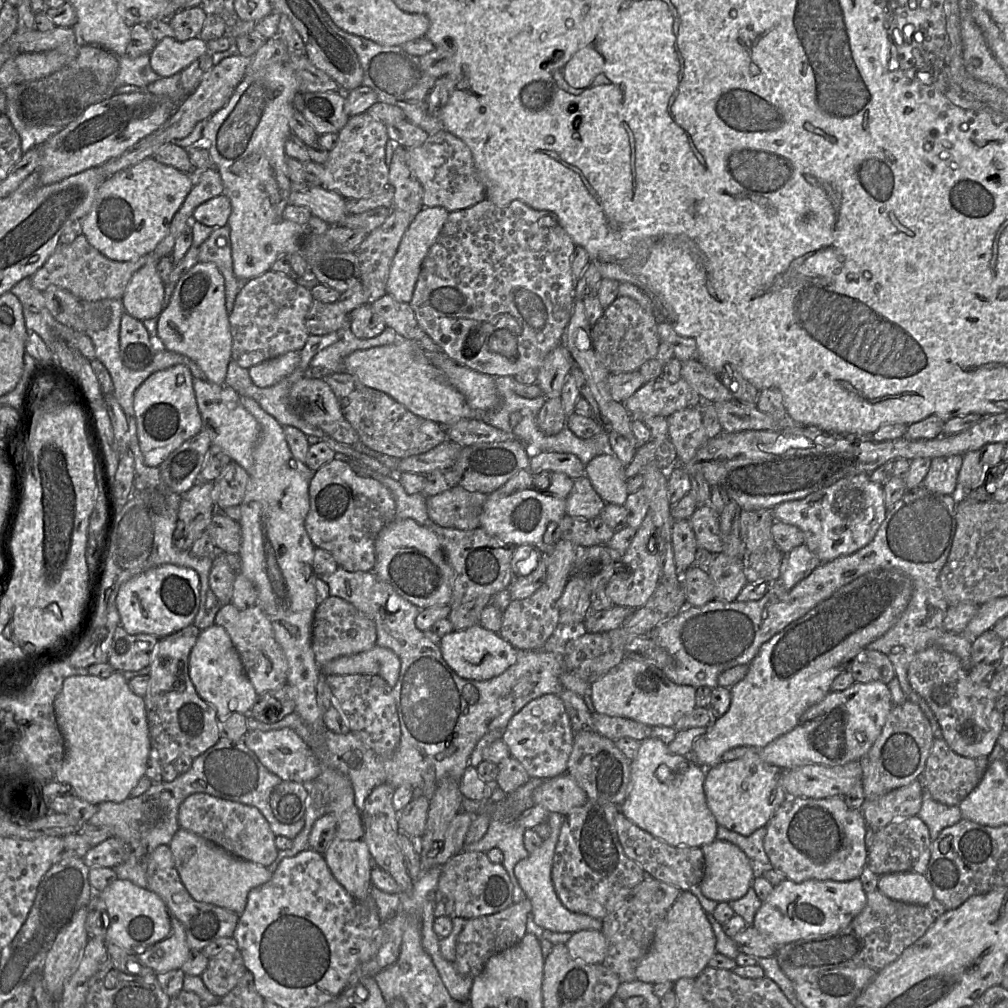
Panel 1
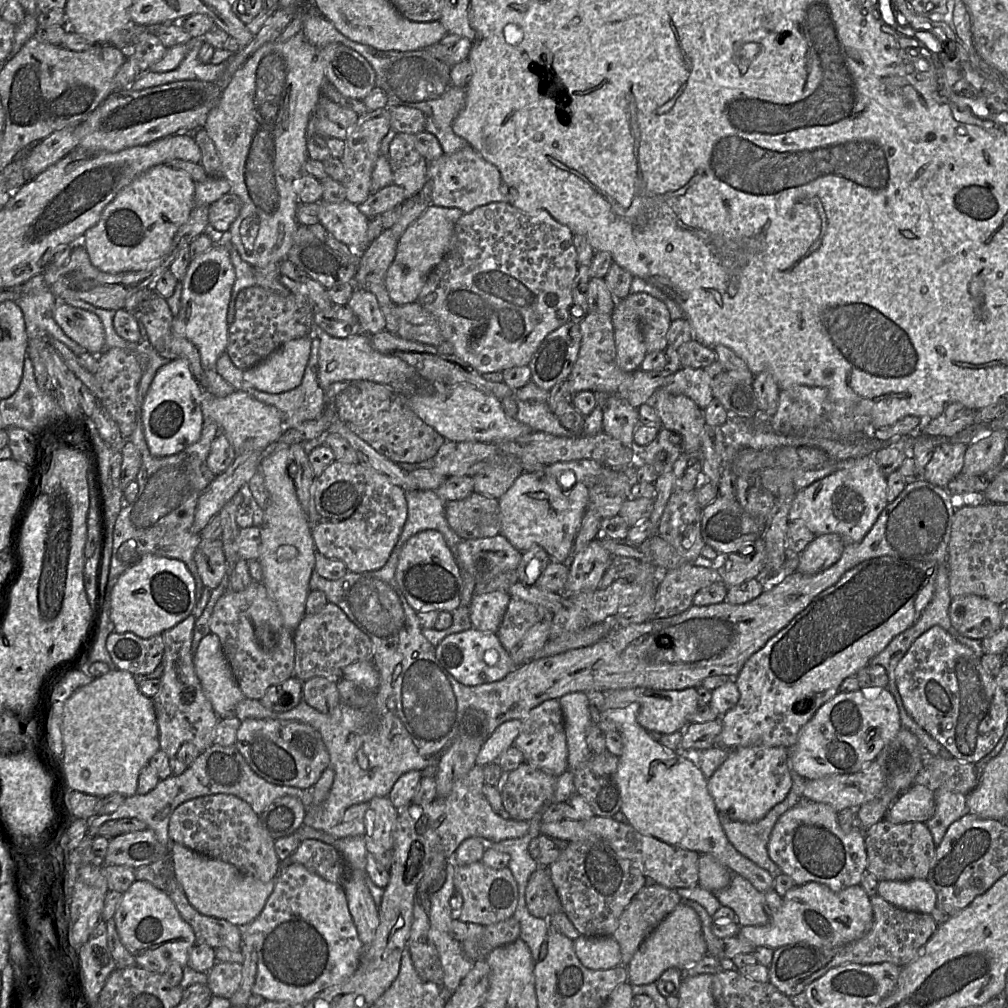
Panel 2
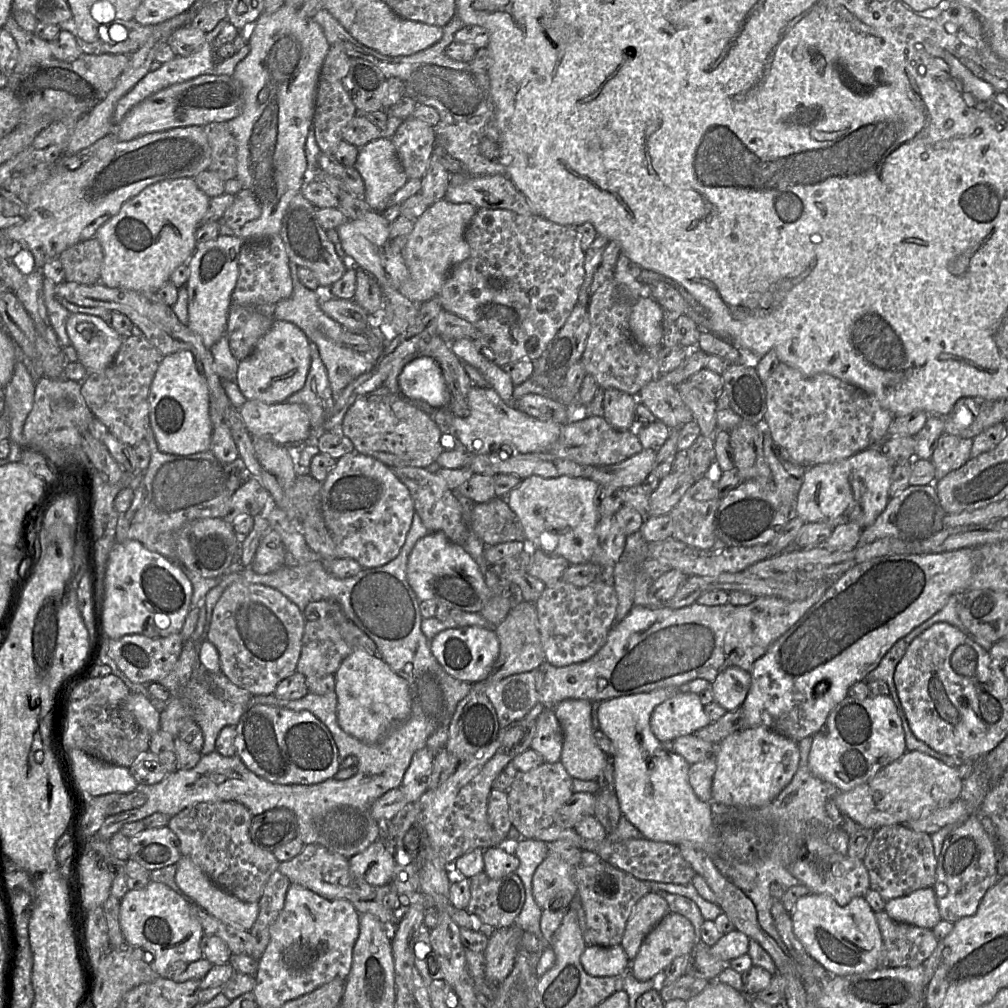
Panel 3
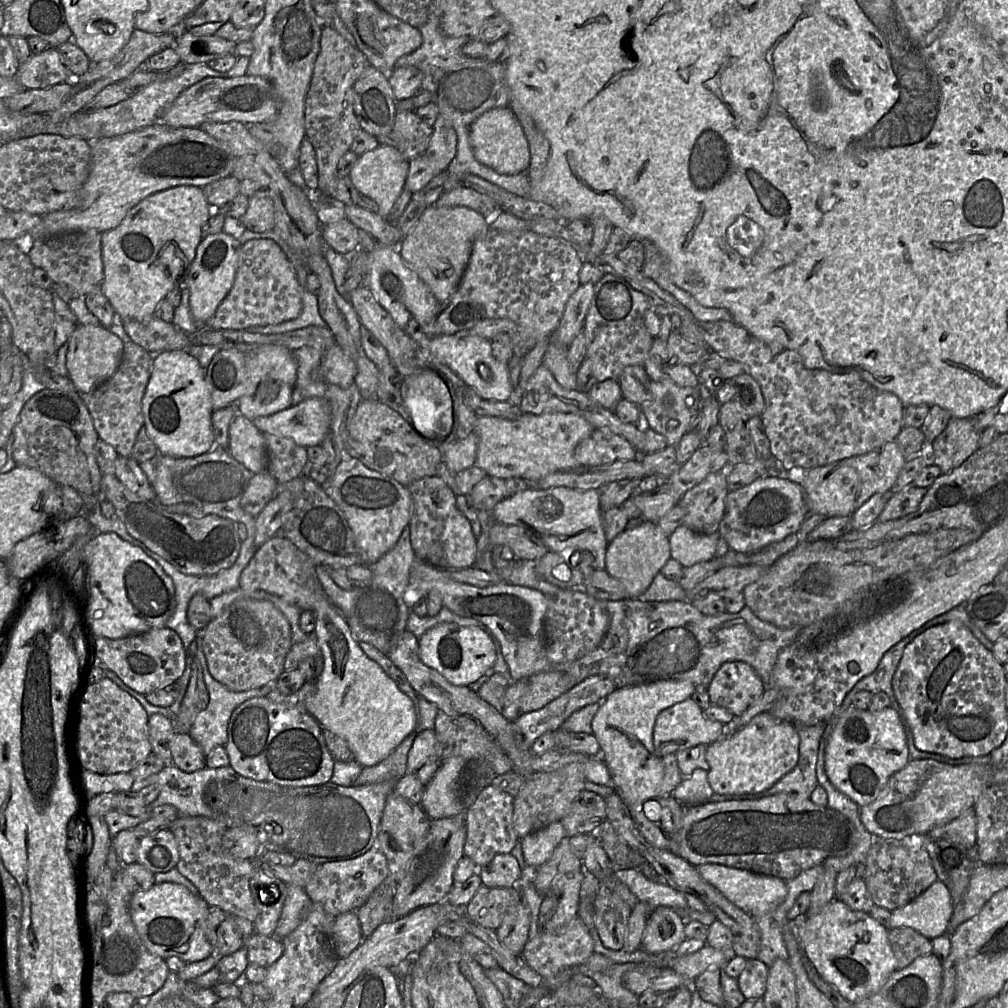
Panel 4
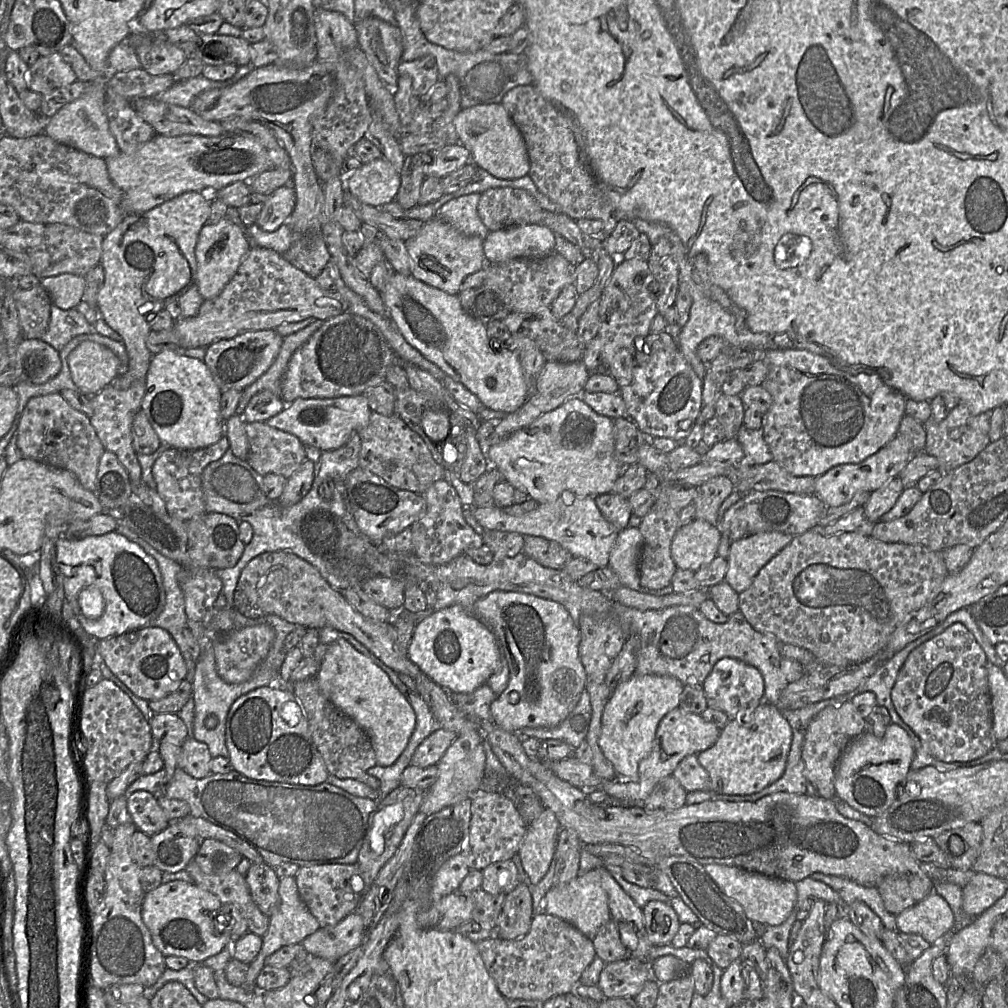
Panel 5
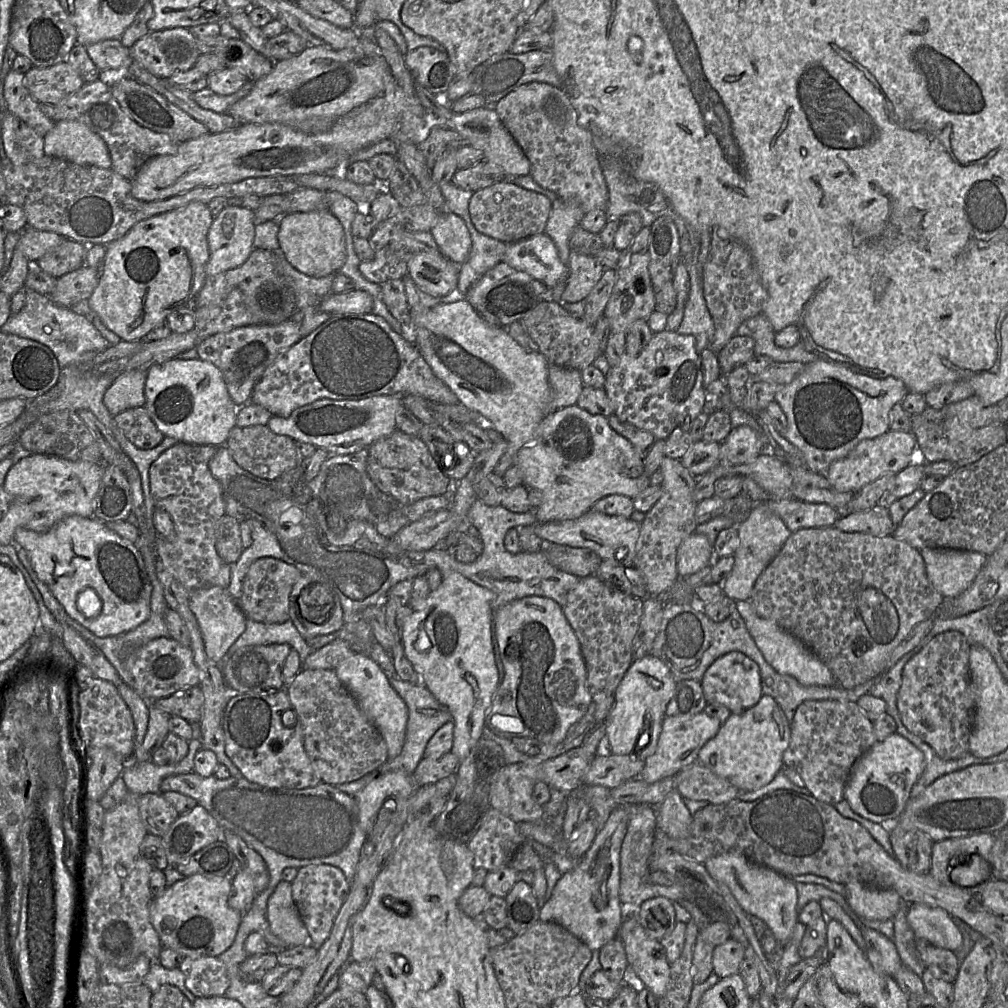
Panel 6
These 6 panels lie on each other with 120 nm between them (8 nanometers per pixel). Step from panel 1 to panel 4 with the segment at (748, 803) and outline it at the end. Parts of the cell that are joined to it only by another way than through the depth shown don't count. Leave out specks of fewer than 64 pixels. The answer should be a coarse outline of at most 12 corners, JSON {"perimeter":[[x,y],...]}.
{"perimeter":[[769,712],[707,746],[715,794],[754,795],[798,762]]}

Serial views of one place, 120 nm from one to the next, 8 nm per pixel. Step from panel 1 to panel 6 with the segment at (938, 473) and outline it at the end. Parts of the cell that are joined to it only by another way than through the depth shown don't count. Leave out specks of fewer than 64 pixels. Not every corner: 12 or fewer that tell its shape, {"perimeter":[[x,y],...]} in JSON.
{"perimeter":[[975,395],[911,415],[926,463],[972,464],[1006,444]]}

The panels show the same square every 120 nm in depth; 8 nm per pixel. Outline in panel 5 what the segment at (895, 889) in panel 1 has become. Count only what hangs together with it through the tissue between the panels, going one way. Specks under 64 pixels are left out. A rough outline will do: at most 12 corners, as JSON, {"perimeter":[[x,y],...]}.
{"perimeter":[[935,891],[896,916],[899,932],[930,945],[954,930]]}

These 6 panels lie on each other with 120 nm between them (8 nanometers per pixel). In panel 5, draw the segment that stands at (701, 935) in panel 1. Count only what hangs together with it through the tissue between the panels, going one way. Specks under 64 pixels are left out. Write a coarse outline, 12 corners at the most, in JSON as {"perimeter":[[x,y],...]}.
{"perimeter":[[671,904],[642,910],[650,942],[670,945],[681,924]]}

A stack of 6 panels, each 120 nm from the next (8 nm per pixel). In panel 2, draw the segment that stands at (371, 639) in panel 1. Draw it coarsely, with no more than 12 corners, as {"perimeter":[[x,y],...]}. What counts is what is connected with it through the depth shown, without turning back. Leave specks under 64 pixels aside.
{"perimeter":[[337,605],[293,633],[294,676],[339,679],[374,646]]}

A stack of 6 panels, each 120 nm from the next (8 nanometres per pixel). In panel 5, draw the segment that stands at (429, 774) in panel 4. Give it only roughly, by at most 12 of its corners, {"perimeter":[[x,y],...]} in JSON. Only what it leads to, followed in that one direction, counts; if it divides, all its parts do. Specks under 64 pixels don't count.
{"perimeter":[[431,733],[415,750],[410,766],[436,765],[457,737]]}

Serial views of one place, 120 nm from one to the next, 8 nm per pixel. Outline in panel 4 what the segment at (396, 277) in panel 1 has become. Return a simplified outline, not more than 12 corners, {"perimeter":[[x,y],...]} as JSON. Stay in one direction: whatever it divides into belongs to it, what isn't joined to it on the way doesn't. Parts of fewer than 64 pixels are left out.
{"perimeter":[[429,205],[398,247],[441,303],[489,228],[464,206]]}

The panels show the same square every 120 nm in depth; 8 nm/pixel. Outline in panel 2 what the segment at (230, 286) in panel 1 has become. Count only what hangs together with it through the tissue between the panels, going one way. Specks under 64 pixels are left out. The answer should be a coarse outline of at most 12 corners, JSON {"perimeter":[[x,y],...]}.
{"perimeter":[[229,232],[213,245],[228,249],[235,281],[227,313],[230,326],[235,317],[237,295],[257,285],[255,269],[244,262],[230,240]]}

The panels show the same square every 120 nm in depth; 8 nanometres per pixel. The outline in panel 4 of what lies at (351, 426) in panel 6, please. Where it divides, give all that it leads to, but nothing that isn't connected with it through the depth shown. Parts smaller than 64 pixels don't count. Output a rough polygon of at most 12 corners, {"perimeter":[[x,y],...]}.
{"perimeter":[[309,398],[252,420],[262,433],[305,448],[331,421],[325,398]]}

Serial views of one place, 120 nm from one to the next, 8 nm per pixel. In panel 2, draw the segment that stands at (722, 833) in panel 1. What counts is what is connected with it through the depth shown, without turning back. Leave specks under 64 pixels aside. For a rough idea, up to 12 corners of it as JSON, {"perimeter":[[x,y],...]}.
{"perimeter":[[791,769],[785,799],[748,823],[719,813],[731,845],[773,878],[782,871],[768,854],[779,817],[804,800],[807,780]]}

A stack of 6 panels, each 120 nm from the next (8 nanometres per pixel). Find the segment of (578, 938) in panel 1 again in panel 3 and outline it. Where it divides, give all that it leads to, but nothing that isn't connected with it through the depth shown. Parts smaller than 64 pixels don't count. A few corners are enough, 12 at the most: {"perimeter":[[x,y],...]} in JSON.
{"perimeter":[[621,944],[586,945],[580,960],[597,977],[623,975],[631,962]]}

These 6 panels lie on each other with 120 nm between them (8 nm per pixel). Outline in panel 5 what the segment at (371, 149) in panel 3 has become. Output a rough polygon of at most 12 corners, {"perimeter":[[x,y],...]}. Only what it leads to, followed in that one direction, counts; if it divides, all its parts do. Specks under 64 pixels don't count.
{"perimeter":[[384,157],[345,179],[376,208],[396,200],[400,173]]}

